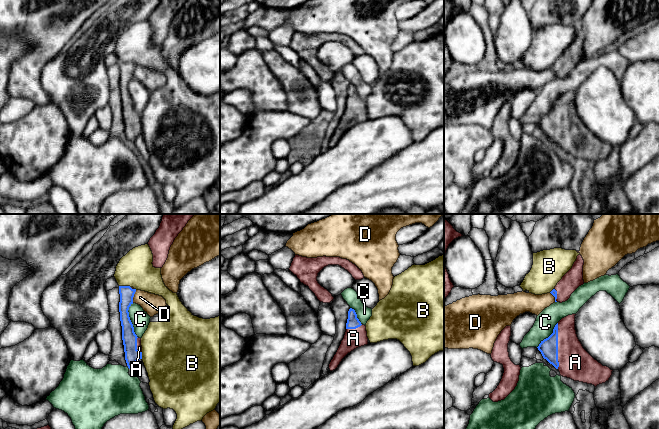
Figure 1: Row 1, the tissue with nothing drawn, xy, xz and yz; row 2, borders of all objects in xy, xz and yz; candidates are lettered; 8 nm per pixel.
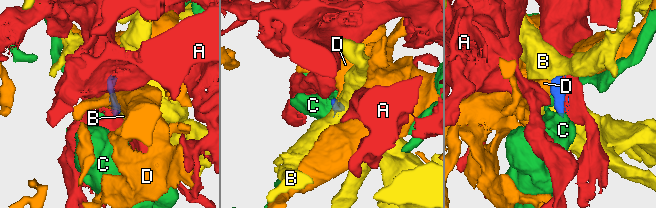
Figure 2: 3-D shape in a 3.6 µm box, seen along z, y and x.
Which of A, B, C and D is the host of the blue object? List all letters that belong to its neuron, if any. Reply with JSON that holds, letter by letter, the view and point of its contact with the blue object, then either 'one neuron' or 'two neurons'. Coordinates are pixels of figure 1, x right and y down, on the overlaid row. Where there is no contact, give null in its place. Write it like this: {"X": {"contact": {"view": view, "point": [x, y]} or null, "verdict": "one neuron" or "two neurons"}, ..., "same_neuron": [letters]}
{"A": {"contact": {"view": "yz", "point": [557, 346]}, "verdict": "one neuron"}, "B": {"contact": {"view": "xy", "point": [125, 286]}, "verdict": "two neurons"}, "C": {"contact": {"view": "xy", "point": [130, 320]}, "verdict": "two neurons"}, "D": {"contact": {"view": "xy", "point": [133, 296]}, "verdict": "two neurons"}, "same_neuron": ["A"]}

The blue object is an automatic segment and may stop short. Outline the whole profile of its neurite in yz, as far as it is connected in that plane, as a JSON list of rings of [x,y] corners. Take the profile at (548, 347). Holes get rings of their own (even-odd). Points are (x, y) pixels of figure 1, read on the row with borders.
[[[575,315],[562,318],[553,333],[537,348],[561,376],[596,387],[608,381],[613,370],[603,366],[583,348],[575,330]]]

